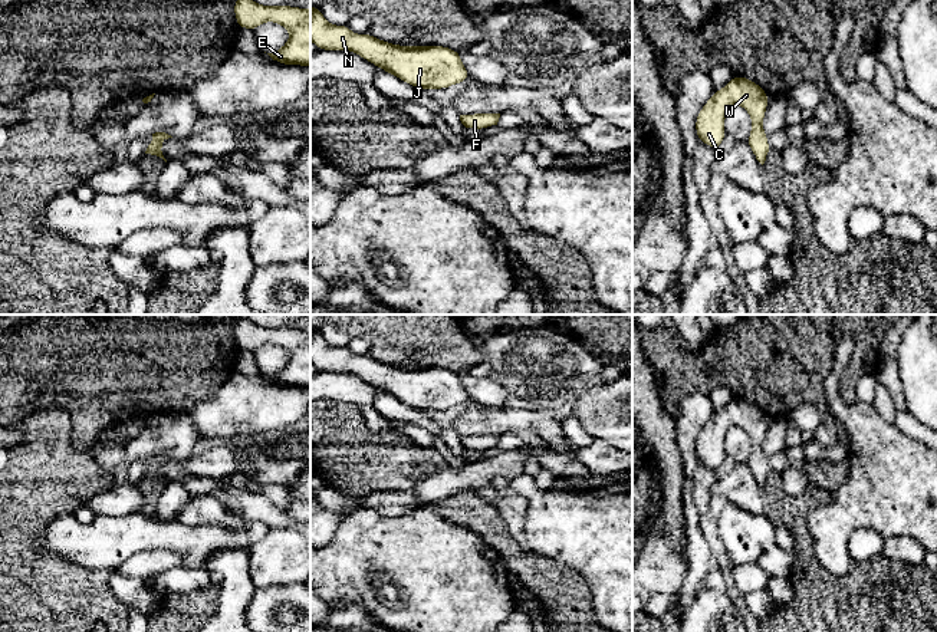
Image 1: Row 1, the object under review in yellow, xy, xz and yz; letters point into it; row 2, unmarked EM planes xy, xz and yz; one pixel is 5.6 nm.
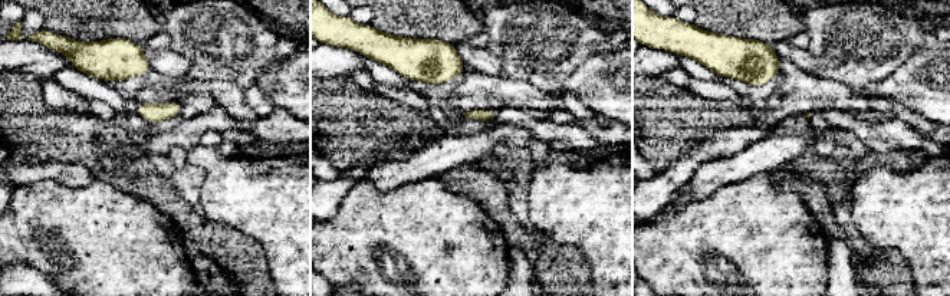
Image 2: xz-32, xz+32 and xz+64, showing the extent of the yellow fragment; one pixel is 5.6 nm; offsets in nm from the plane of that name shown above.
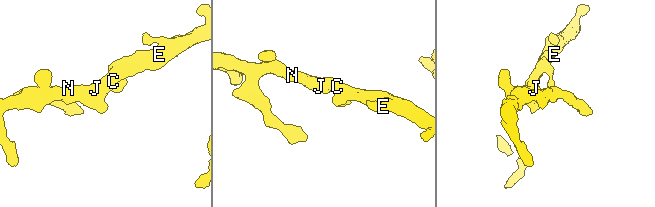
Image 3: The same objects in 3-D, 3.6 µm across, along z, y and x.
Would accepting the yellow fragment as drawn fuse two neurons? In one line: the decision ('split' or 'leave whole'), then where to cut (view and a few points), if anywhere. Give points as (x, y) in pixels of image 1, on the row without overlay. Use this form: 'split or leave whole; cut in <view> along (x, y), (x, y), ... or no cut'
leave whole; no cut

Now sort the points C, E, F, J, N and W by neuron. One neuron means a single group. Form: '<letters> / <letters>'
C E F J N W

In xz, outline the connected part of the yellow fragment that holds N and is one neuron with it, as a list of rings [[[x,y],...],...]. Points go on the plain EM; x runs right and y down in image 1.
[[[310,327],[310,362],[320,372],[349,372],[418,411],[446,411],[470,401],[460,373],[444,368],[400,368],[333,348]]]

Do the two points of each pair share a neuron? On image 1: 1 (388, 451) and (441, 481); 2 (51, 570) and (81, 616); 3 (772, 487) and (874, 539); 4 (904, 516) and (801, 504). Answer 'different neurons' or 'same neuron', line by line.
1: different neurons
2: same neuron
3: different neurons
4: different neurons

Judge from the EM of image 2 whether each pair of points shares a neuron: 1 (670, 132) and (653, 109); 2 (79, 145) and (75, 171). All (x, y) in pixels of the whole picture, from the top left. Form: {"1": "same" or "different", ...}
{"1": "same", "2": "different"}

